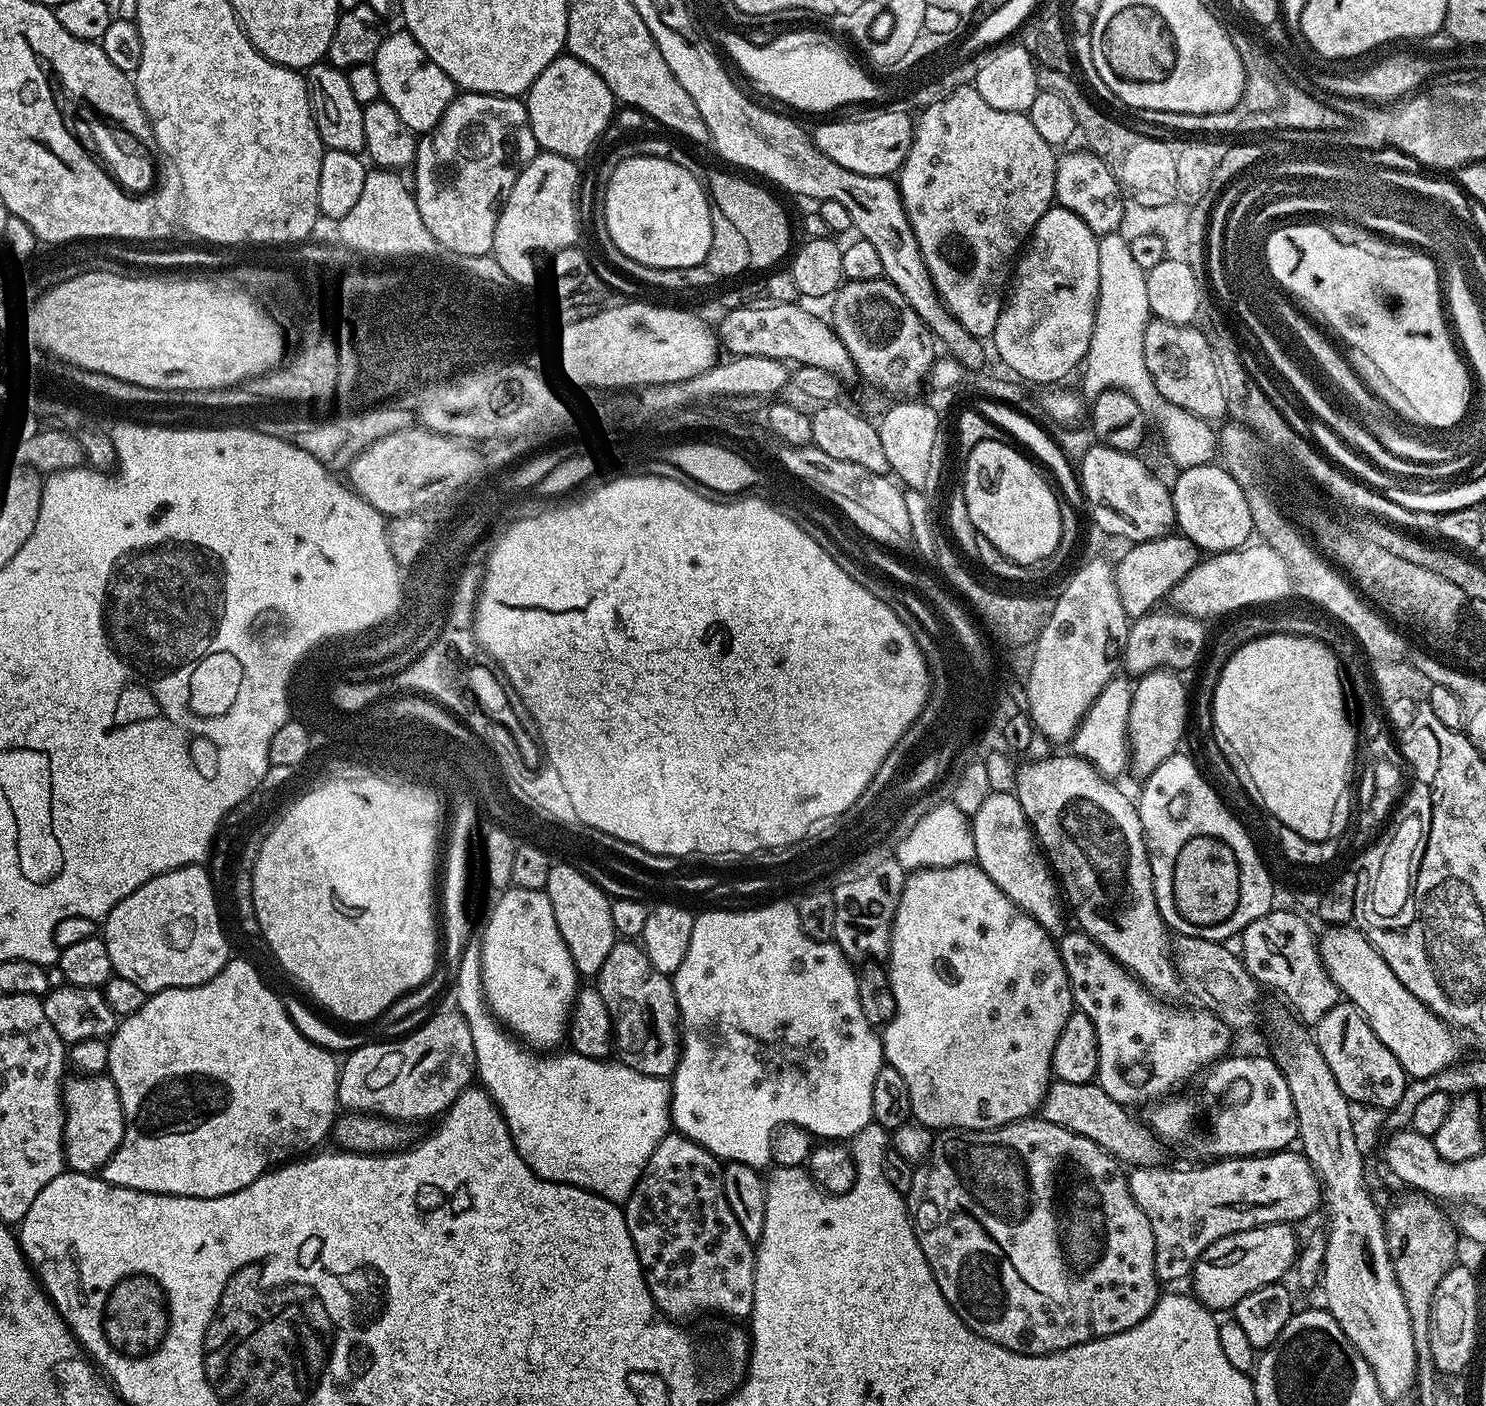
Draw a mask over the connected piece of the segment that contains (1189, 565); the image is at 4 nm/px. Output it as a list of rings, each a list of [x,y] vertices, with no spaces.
[[[1181,534],[1159,536],[1153,540],[1141,540],[1133,543],[1132,548],[1120,561],[1115,561],[1116,585],[1122,598],[1122,606],[1129,618],[1145,616],[1157,607],[1160,599],[1167,597],[1190,570],[1199,564],[1202,551],[1190,537]]]

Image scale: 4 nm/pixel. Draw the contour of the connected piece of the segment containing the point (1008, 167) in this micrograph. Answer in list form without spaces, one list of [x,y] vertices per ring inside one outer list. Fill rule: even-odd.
[[[1012,112],[1002,120],[915,121],[912,145],[898,173],[900,197],[936,293],[971,336],[991,337],[998,326],[1014,261],[1031,237],[1038,218],[1053,207],[1056,199],[1057,159],[1057,149],[1040,137],[1034,122],[1022,112]]]

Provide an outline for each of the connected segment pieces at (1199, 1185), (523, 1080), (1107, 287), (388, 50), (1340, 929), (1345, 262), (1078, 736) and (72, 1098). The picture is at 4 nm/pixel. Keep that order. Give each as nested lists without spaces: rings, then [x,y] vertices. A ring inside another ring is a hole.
[[[1295,1149],[1266,1152],[1259,1156],[1230,1156],[1222,1160],[1203,1163],[1200,1168],[1132,1168],[1127,1173],[1128,1189],[1138,1202],[1142,1214],[1150,1218],[1150,1230],[1154,1230],[1154,1270],[1161,1282],[1180,1280],[1191,1273],[1198,1258],[1218,1238],[1226,1238],[1235,1232],[1257,1228],[1263,1224],[1296,1224],[1319,1210],[1323,1188],[1319,1176],[1304,1154]]]
[[[469,942],[465,946],[454,972],[454,1008],[466,1018],[470,1026],[476,1059],[475,1079],[503,1116],[517,1154],[541,1180],[572,1184],[575,1188],[596,1192],[602,1198],[623,1205],[642,1178],[644,1167],[650,1162],[654,1150],[672,1128],[672,1089],[669,1081],[662,1076],[642,1074],[612,1058],[595,1060],[573,1050],[541,1054],[525,1046],[497,1020],[488,1006],[488,1000],[484,997],[482,950],[479,943]]]
[[[1117,231],[1099,237],[1098,278],[1100,293],[1096,299],[1094,330],[1082,365],[1083,395],[1095,398],[1108,388],[1117,388],[1130,394],[1130,398],[1134,398],[1134,402],[1138,402],[1138,406],[1142,406],[1142,410],[1150,417],[1155,430],[1157,428],[1160,431],[1164,448],[1169,458],[1177,464],[1177,469],[1213,463],[1218,454],[1217,429],[1202,417],[1168,402],[1158,392],[1146,368],[1143,335],[1146,334],[1152,311],[1150,298],[1146,298],[1146,271],[1134,262],[1127,235]]]
[[[407,30],[392,32],[383,37],[376,51],[376,73],[378,74],[378,86],[380,95],[390,106],[394,106],[398,118],[405,123],[406,127],[415,134],[427,134],[436,127],[436,123],[442,118],[442,114],[450,106],[450,102],[456,99],[458,89],[456,83],[450,79],[439,66],[418,46],[418,42]]]
[[[1328,926],[1319,933],[1320,956],[1323,958],[1330,978],[1338,986],[1347,1003],[1358,1006],[1368,1019],[1370,1030],[1382,1038],[1386,1050],[1398,1058],[1402,1070],[1411,1079],[1426,1078],[1438,1074],[1461,1059],[1457,1033],[1442,1018],[1435,1016],[1426,1005],[1386,966],[1378,950],[1355,926]],[[1428,1032],[1436,1032],[1436,1041],[1428,1040]]]
[[[1313,222],[1311,226],[1303,230],[1277,233],[1272,247],[1272,261],[1277,278],[1284,280],[1284,285],[1292,288],[1292,298],[1299,301],[1309,313],[1317,312],[1328,323],[1329,329],[1327,328],[1327,331],[1337,341],[1345,340],[1354,351],[1361,352],[1388,379],[1389,386],[1408,403],[1405,405],[1411,412],[1420,412],[1420,416],[1424,416],[1424,420],[1428,420],[1428,424],[1452,424],[1452,420],[1456,420],[1456,416],[1460,416],[1460,412],[1464,412],[1464,400],[1468,400],[1469,384],[1468,380],[1464,380],[1464,371],[1468,369],[1469,365],[1454,343],[1454,336],[1450,331],[1449,321],[1446,319],[1446,311],[1440,305],[1440,274],[1434,270],[1432,257],[1428,254],[1421,254],[1416,250],[1408,250],[1412,252],[1406,253],[1405,256],[1383,256],[1380,252],[1371,252],[1368,248],[1359,248],[1356,244],[1347,244],[1344,240],[1346,239],[1330,233],[1324,224],[1319,222]]]
[[[1113,678],[1104,687],[1102,694],[1094,698],[1090,710],[1082,718],[1076,728],[1076,733],[1070,741],[1070,748],[1075,755],[1090,762],[1102,775],[1109,778],[1120,778],[1123,772],[1130,768],[1130,753],[1128,751],[1128,719],[1130,718],[1130,702],[1132,701],[1133,681],[1128,678]]]
[[[76,1074],[65,1083],[64,1159],[74,1172],[99,1173],[124,1137],[124,1111],[118,1090],[107,1074]]]

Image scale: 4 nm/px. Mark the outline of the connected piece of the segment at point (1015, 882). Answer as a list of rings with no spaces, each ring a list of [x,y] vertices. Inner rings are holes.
[[[1011,791],[989,792],[986,802],[971,813],[970,823],[974,834],[975,863],[992,879],[994,886],[998,886],[998,890],[1002,890],[1002,894],[1006,894],[1006,898],[1014,901],[1022,911],[1030,914],[1038,926],[1046,929],[1053,938],[1063,936],[1066,908],[1062,903],[1062,892],[1016,795]]]

